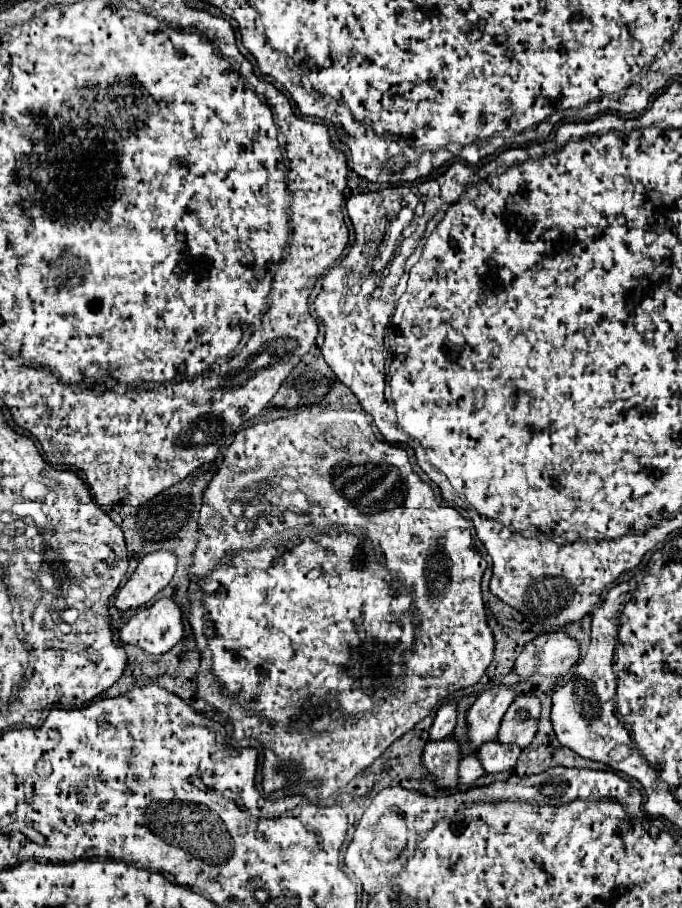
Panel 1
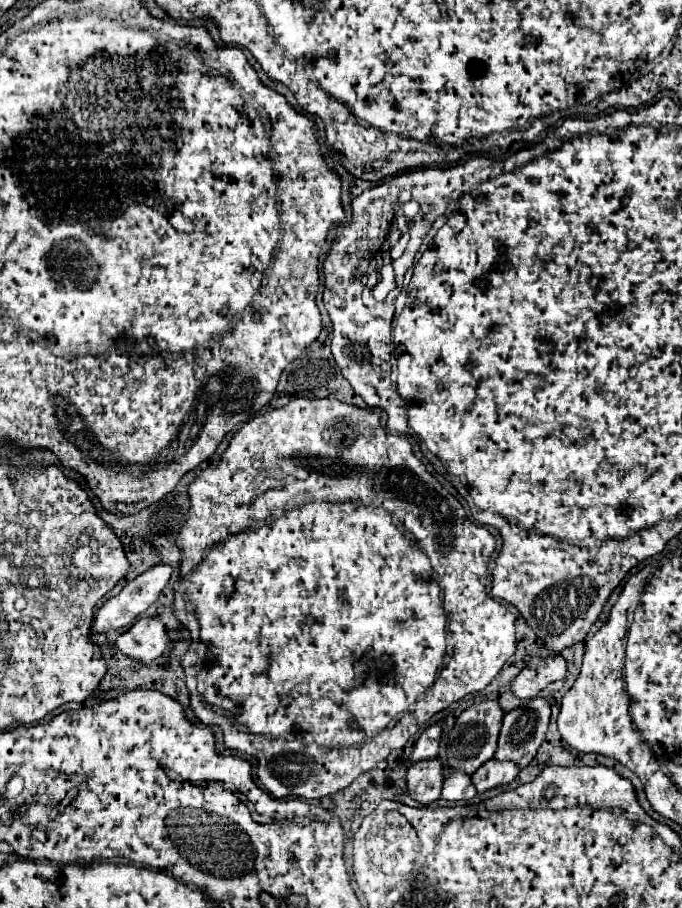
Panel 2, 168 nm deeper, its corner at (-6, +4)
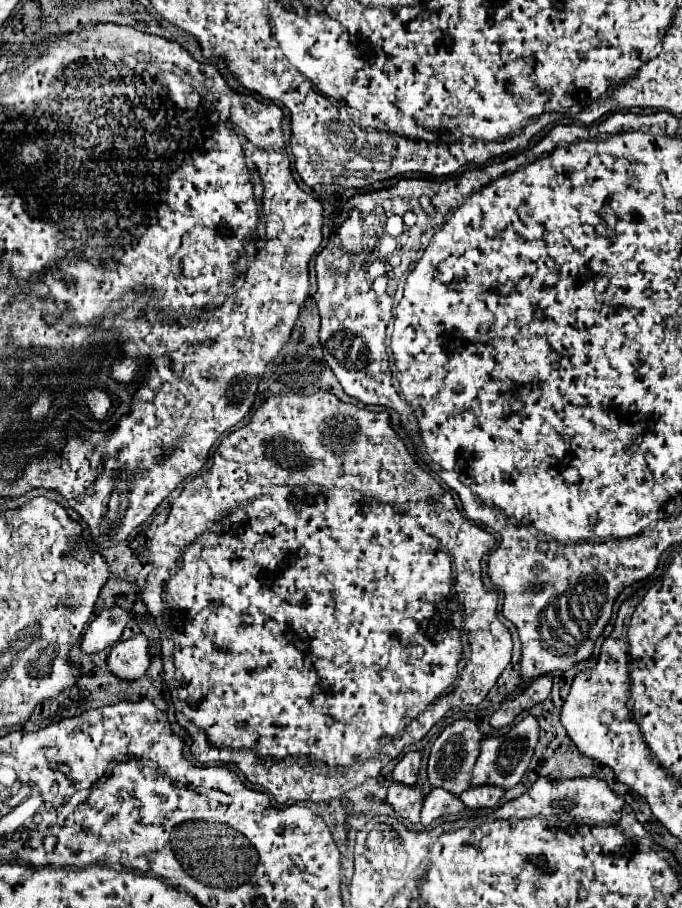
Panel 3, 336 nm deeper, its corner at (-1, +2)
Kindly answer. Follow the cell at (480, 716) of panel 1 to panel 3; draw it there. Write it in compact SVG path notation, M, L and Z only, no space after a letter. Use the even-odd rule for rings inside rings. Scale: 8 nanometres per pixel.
M463 719L463 721L455 721L453 725L449 725L431 747L429 765L427 765L429 785L443 787L445 791L459 797L471 783L471 771L473 771L475 759L479 757L479 743L481 743L481 731L477 723Z

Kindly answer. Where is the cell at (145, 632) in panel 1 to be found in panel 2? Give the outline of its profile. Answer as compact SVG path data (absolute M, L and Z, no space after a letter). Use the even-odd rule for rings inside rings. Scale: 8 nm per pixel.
M140 617L116 639L116 645L124 655L150 663L168 649L170 637L158 617Z

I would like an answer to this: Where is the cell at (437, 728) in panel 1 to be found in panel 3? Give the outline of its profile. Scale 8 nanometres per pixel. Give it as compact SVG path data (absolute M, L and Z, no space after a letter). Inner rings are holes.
M407 753L393 769L393 781L413 787L419 777L419 763L421 763L421 753Z

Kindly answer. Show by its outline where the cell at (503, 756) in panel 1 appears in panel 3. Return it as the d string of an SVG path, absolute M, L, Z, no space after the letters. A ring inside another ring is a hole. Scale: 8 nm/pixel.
M475 787L475 789L467 789L461 795L461 801L467 809L487 809L487 807L495 807L499 803L499 799L503 797L505 791L499 791L499 787Z

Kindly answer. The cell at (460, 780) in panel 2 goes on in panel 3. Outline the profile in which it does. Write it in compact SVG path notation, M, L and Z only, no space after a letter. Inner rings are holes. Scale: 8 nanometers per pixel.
M431 789L431 793L423 801L421 809L421 825L429 825L439 817L445 815L457 815L463 811L461 799L455 799L455 795L447 795L443 789Z

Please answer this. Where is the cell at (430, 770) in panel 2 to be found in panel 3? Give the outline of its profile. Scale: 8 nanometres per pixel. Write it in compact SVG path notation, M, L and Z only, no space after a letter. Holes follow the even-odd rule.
M393 783L387 789L387 805L401 815L403 819L407 819L409 823L419 823L419 811L421 811L421 803L423 803L423 793L421 787L399 787L397 783Z

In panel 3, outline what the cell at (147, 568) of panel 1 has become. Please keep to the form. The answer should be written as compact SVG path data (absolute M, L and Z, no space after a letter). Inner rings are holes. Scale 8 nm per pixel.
M119 607L101 611L101 615L89 623L89 629L81 639L81 655L95 655L105 647L117 643L129 619L131 615Z

